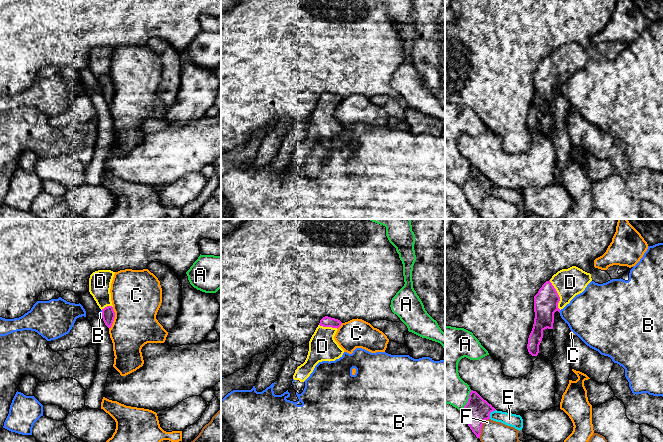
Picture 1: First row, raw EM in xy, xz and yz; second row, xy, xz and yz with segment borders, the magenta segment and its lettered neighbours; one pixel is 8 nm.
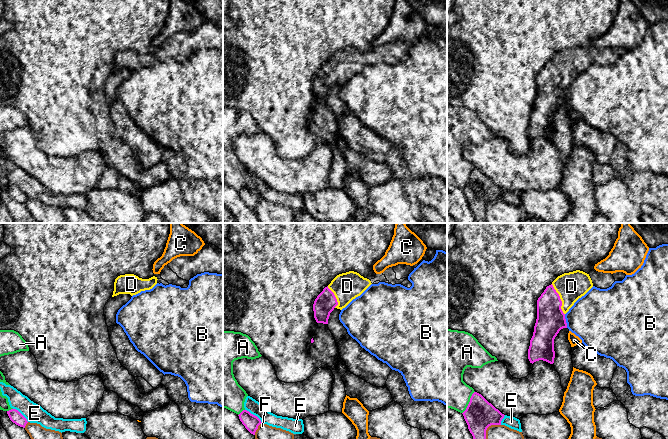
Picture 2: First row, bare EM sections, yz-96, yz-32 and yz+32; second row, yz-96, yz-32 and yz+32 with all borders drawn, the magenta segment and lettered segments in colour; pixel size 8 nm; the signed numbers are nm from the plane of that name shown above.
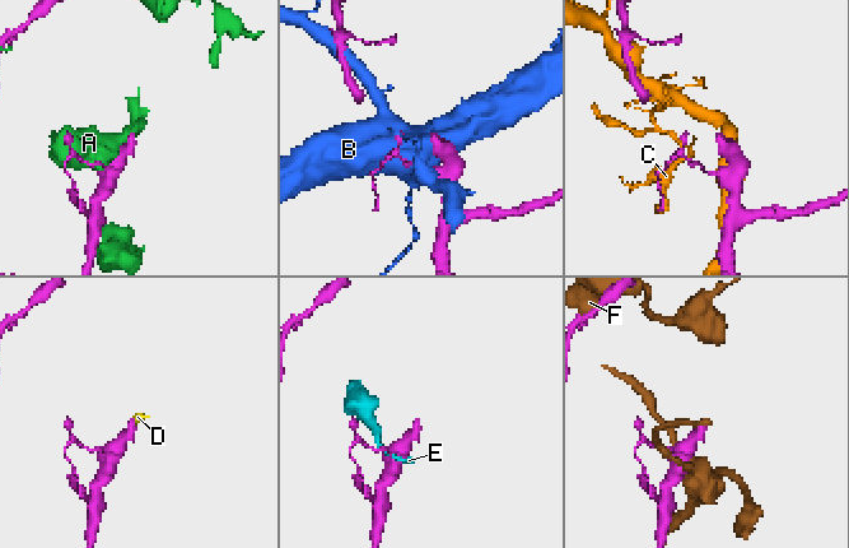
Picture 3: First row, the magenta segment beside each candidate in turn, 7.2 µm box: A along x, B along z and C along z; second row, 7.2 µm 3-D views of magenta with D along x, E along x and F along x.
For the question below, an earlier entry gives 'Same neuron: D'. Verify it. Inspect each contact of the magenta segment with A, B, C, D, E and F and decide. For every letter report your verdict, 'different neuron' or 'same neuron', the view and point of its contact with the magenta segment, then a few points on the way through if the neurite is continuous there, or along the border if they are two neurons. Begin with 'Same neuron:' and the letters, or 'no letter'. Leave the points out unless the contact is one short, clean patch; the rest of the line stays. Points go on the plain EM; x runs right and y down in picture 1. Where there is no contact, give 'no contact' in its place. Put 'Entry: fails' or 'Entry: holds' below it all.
Same neuron: D
A: different neuron; contact yz (468, 176)
B: different neuron; contact yz (559, 87)
C: different neuron; contact xy (114, 93)
D: same neuron; contact yz (558, 71); way yz (546, 77), (552, 72), (558, 71), (570, 58)
E: different neuron; contact yz (490, 188)
F: different neuron; contact yz (481, 203)
Entry: holds

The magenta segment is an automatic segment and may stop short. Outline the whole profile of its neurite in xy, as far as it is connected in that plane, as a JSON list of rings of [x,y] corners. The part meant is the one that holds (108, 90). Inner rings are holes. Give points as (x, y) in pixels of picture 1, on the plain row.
[[[98,46],[89,54],[89,68],[102,86],[102,94],[108,104],[111,104],[115,94],[110,69],[114,50],[111,46]]]

